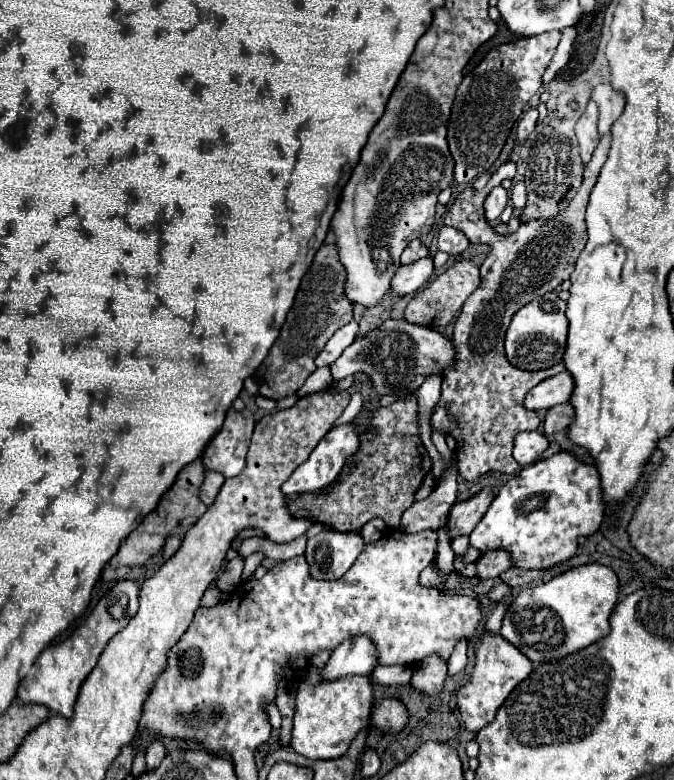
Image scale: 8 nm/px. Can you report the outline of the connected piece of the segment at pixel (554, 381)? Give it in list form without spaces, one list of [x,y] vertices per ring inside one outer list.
[[[563,371],[551,379],[541,381],[537,387],[533,387],[527,393],[523,405],[531,411],[549,409],[553,405],[567,403],[571,393],[573,393],[573,379],[571,379],[571,375],[567,375],[567,371]]]

